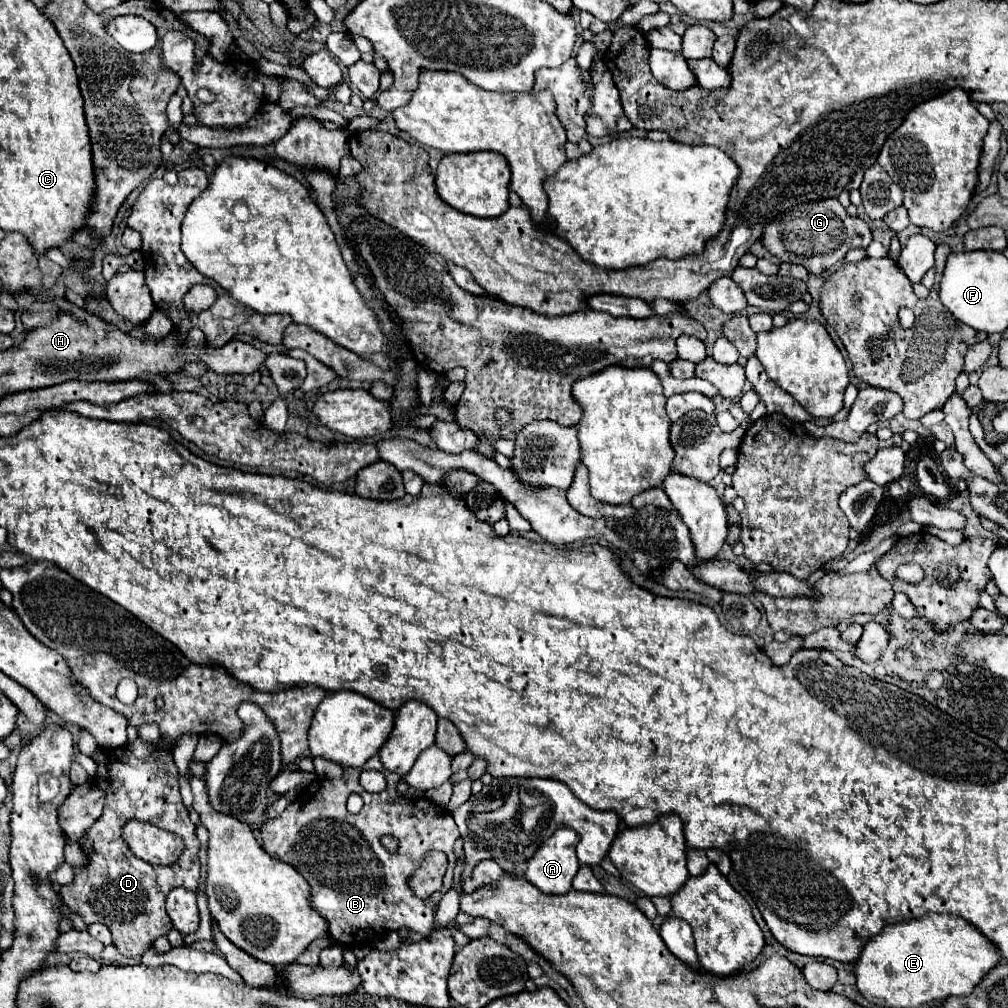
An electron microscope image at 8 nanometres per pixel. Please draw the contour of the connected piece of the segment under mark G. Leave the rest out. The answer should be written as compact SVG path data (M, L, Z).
M837 198L815 200L795 206L779 220L771 222L765 228L763 244L783 262L801 264L809 270L809 274L821 274L841 262L849 250L867 248L873 240L871 228L861 218L851 218Z

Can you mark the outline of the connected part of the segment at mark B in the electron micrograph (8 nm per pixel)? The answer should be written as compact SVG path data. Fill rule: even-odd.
M377 754L365 762L365 770L379 770L387 780L387 788L379 794L371 794L363 790L363 786L359 784L359 774L363 772L363 768L345 768L345 776L339 780L327 780L327 778L313 780L307 786L309 788L307 800L297 798L285 808L281 816L277 816L275 820L269 820L265 826L259 828L263 838L263 848L267 850L267 854L277 856L279 860L291 864L309 882L311 906L329 922L329 936L335 942L347 944L347 946L359 946L363 942L373 942L381 934L381 930L399 930L403 926L407 926L411 932L427 936L433 926L435 908L441 896L451 888L451 882L453 882L453 868L455 868L453 844L459 838L459 830L451 814L445 812L441 806L429 802L427 798L423 802L419 798L411 800L401 796L397 792L397 782L401 780L401 776L385 770ZM351 792L361 794L361 798L365 800L363 810L359 814L339 814L339 808L341 810L345 808L347 796ZM387 834L399 840L397 852L389 852L381 844L381 838ZM429 850L441 850L447 854L449 874L445 874L443 878L443 888L437 894L433 894L429 902L421 902L421 898L417 898L417 894L409 890L409 874L417 870L417 862L421 862L421 858L425 858Z

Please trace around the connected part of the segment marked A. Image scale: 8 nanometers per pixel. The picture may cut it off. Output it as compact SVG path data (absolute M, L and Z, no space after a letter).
M559 828L527 862L525 878L529 884L545 894L567 894L571 882L579 870L575 856L577 832L571 828Z

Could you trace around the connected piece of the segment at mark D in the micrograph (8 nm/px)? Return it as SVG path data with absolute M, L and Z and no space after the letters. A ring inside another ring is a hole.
M139 738L133 744L125 744L111 750L97 750L93 754L97 764L95 784L105 790L105 810L101 818L89 828L83 852L89 864L75 868L75 880L69 886L61 886L61 898L69 910L81 914L85 924L101 922L113 934L113 944L125 956L141 956L153 948L157 936L167 934L173 926L165 912L165 896L181 886L195 890L199 884L199 840L195 824L189 820L189 812L183 806L177 782L177 766L173 756L165 750L153 752L153 746L143 744ZM129 820L145 820L163 830L179 834L185 850L181 860L173 866L149 866L143 860L135 860L131 850L121 840L121 826Z

